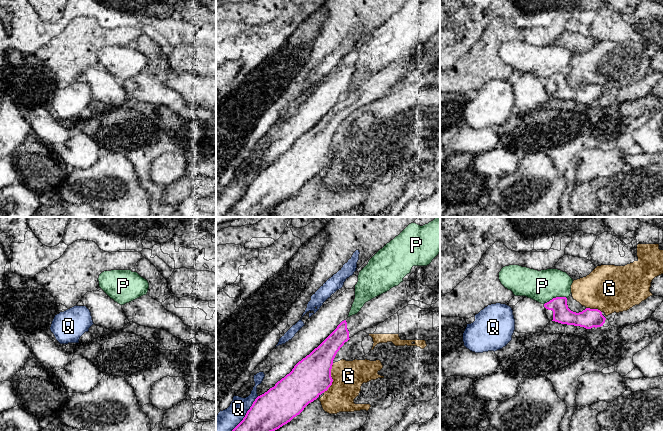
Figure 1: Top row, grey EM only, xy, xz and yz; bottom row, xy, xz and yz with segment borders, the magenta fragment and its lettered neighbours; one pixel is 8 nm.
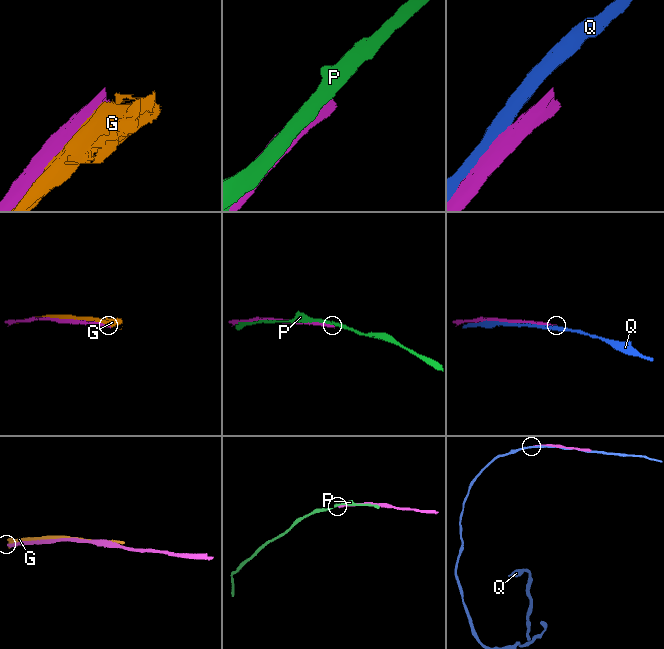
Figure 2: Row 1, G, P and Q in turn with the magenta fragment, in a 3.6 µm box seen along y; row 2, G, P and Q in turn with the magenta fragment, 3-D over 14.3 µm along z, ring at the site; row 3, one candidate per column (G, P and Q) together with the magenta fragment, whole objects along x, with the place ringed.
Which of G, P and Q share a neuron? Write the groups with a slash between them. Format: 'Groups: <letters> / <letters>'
Groups: G / P / Q

